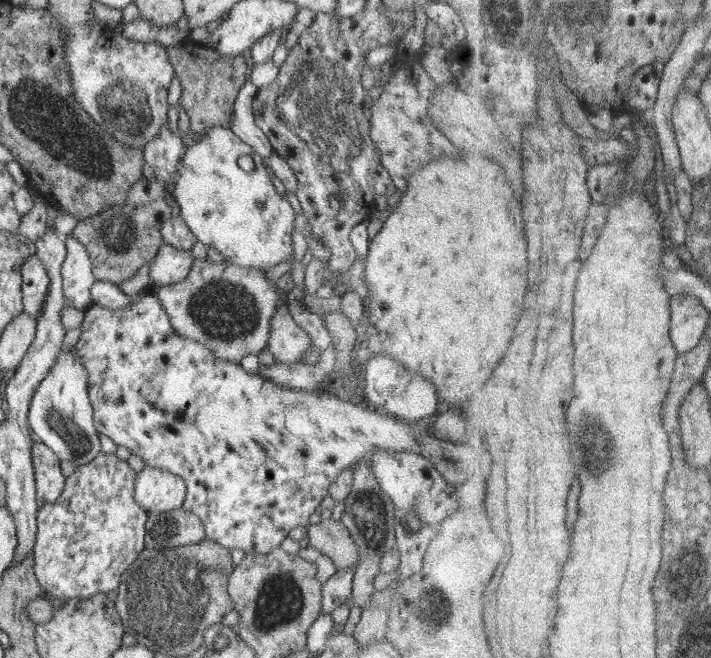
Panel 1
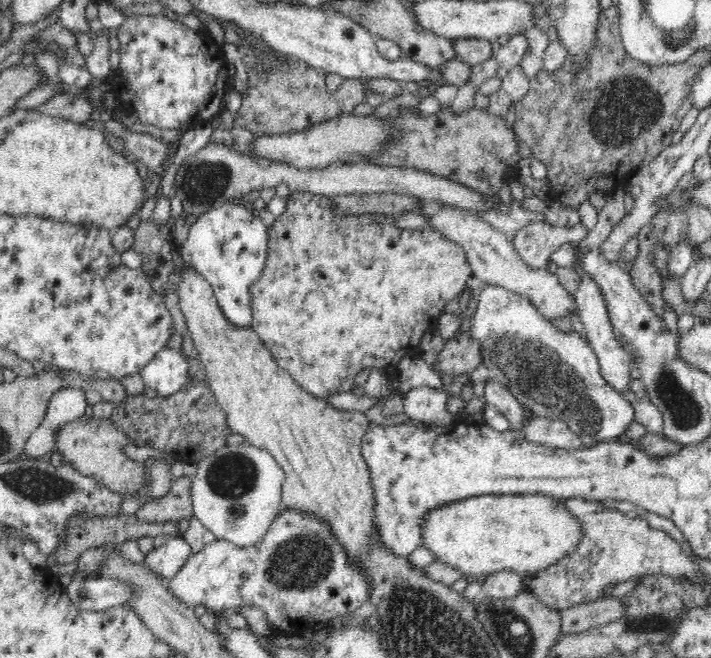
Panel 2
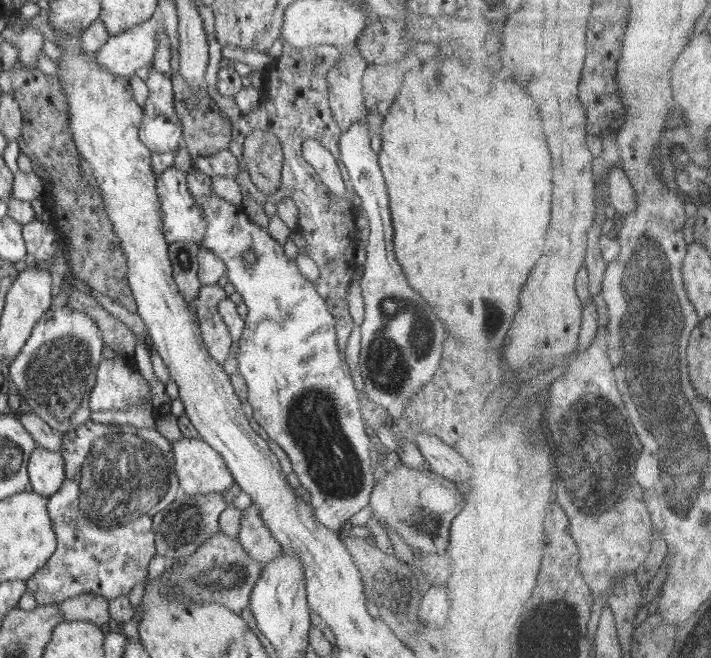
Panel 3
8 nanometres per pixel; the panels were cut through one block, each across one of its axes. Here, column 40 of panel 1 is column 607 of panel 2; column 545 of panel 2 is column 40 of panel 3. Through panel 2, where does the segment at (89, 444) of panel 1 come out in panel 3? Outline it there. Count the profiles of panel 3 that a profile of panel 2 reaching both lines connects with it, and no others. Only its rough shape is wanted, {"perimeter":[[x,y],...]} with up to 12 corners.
{"perimeter":[[49,310],[8,365],[18,395],[65,434],[90,419],[103,338]]}

